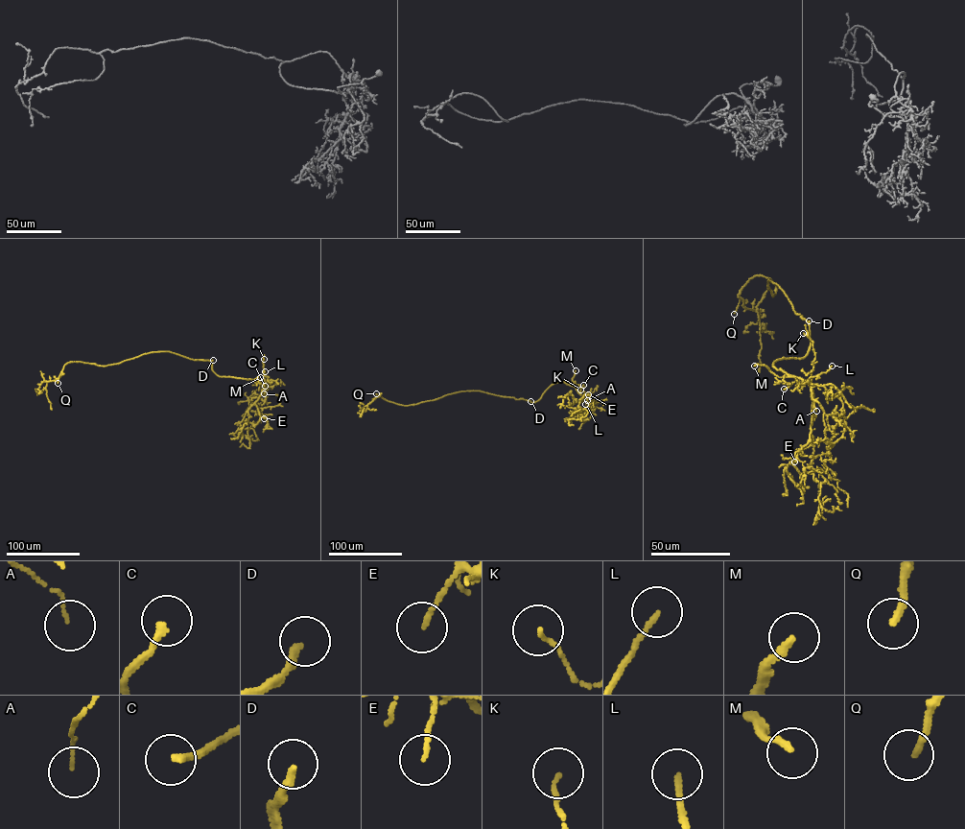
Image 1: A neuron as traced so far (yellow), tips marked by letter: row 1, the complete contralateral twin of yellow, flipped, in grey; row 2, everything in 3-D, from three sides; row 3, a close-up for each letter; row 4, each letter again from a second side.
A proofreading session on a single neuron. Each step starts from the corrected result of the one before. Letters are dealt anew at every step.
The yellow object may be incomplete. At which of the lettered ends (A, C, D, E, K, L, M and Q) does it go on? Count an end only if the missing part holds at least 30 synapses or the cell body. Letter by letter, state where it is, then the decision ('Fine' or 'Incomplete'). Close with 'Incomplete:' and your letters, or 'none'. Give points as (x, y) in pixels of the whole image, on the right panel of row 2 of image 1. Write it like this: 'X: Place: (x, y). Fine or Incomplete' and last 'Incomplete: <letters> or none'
A: Place: (816, 411). Fine
C: Place: (784, 389). Incomplete
D: Place: (809, 320). Incomplete
E: Place: (794, 461). Fine
K: Place: (803, 333). Fine
L: Place: (832, 366). Fine
M: Place: (754, 366). Fine
Q: Place: (734, 314). Incomplete
Incomplete: C, D, Q

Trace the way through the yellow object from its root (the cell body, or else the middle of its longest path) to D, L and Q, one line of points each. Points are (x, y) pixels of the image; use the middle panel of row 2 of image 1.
D: (506, 396), (530, 401)
L: (506, 396), (533, 403), (551, 386), (564, 382), (588, 398), (588, 394), (585, 404)
Q: (506, 396), (467, 390), (404, 406), (376, 393)

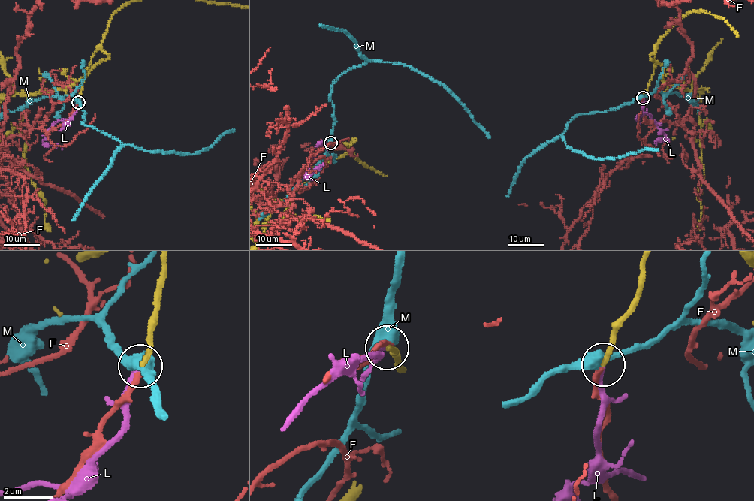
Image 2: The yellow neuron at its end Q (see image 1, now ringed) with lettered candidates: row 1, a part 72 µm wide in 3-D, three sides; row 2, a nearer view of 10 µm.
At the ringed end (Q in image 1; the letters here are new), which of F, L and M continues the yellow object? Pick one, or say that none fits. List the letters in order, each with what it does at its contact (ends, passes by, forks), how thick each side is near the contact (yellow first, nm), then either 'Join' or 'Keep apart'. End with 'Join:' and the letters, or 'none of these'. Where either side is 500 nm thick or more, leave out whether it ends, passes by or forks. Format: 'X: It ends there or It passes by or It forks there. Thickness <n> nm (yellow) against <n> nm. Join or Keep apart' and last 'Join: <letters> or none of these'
F: It ends there. Thickness 200 nm (yellow) against 200 nm. Keep apart
L: It ends there. Thickness 220 nm (yellow) against 190 nm. Join
M: It passes by. Thickness 240 nm (yellow) against 460 nm. Keep apart
Join: L

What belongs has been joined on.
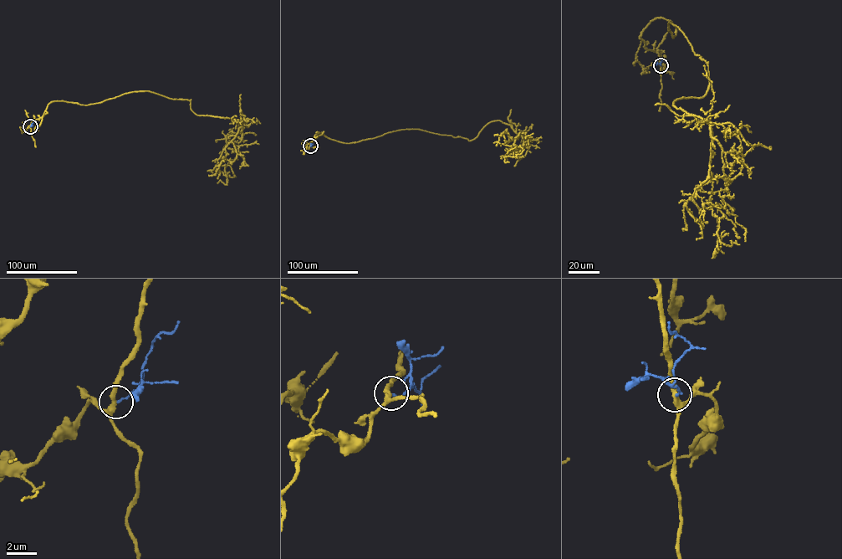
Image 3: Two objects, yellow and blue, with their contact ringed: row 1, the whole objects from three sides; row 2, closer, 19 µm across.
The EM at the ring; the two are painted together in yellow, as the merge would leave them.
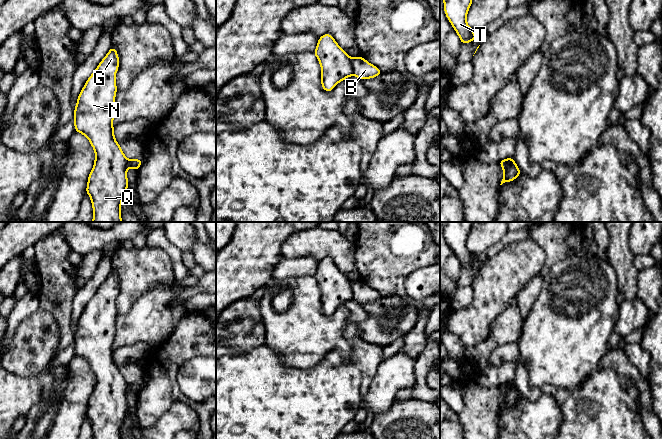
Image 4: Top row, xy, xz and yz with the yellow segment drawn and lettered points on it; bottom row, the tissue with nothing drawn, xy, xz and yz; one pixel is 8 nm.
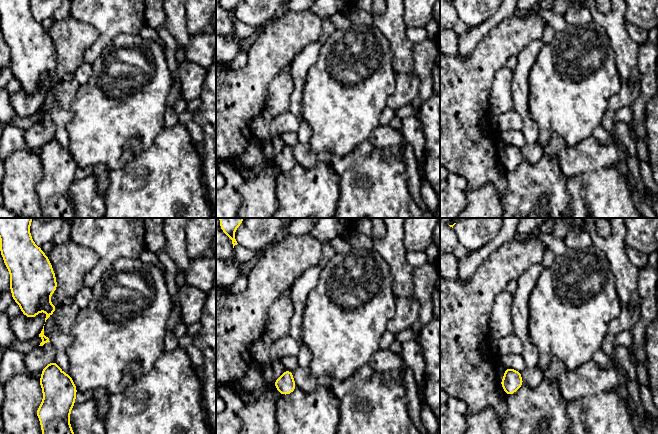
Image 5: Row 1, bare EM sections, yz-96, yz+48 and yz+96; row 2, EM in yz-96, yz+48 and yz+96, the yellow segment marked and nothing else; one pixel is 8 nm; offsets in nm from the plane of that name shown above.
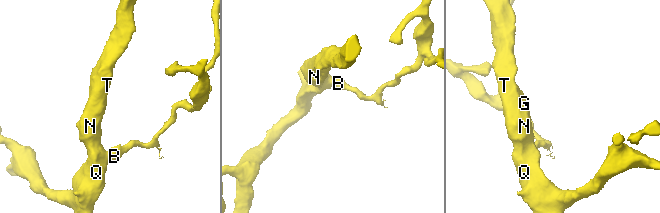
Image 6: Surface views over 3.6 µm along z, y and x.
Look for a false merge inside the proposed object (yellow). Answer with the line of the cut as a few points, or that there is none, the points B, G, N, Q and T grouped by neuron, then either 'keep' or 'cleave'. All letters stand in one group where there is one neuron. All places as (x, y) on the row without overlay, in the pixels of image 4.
xz (351, 282), (353, 298) | B / G N Q T | cleave

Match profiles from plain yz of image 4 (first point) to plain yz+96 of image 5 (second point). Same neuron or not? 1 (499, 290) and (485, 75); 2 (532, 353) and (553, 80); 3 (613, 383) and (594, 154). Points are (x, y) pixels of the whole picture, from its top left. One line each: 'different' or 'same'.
1: same
2: same
3: different

